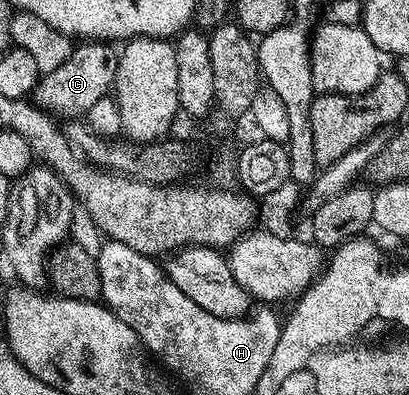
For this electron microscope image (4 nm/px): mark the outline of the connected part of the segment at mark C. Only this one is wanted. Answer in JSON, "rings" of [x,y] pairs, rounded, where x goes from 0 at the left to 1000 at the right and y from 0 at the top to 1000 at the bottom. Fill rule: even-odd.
{"rings":[[[252,101],[188,109],[176,124],[171,147],[161,147],[161,157],[142,167],[142,177],[100,190],[98,205],[88,210],[88,225],[76,238],[76,251],[130,296],[203,296],[220,278],[220,268],[240,258],[240,248],[267,241],[276,230],[291,154],[286,124],[271,109]]]}

